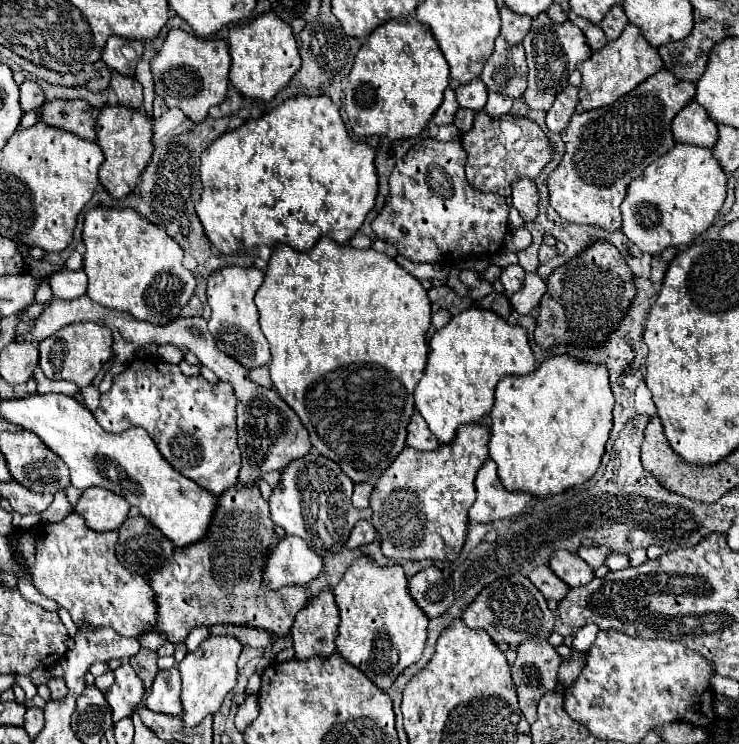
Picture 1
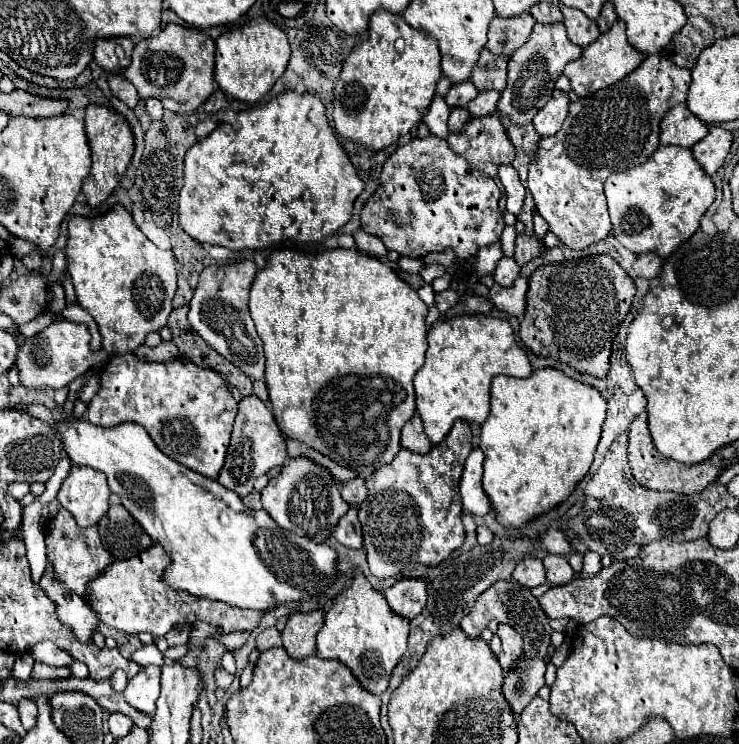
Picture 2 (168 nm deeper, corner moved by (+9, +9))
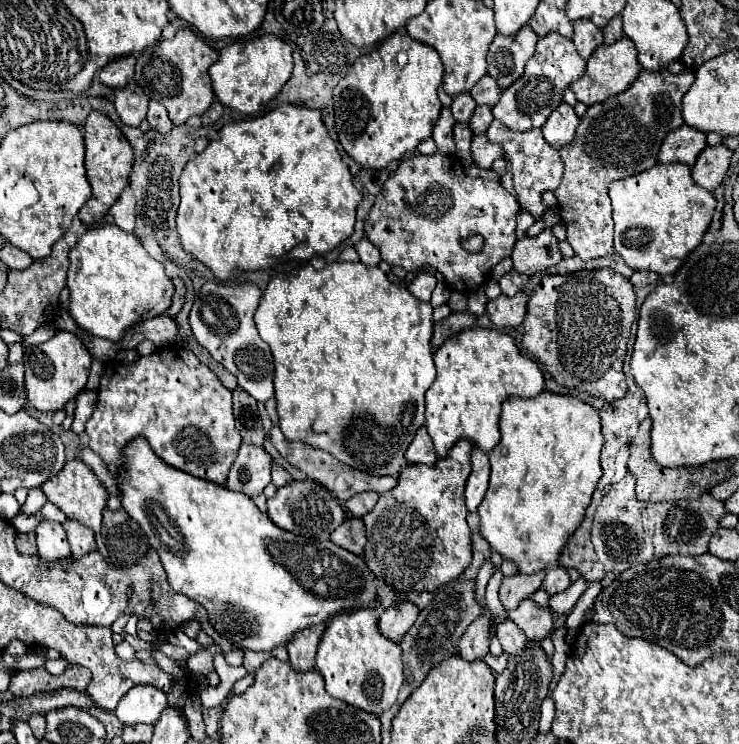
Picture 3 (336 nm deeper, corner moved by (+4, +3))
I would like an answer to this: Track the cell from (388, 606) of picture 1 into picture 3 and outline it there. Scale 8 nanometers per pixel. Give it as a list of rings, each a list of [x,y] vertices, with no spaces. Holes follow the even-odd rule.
[[[374,609],[342,613],[328,623],[318,647],[316,671],[322,673],[326,691],[332,697],[374,715],[384,713],[396,703],[404,681],[400,645],[380,635]]]

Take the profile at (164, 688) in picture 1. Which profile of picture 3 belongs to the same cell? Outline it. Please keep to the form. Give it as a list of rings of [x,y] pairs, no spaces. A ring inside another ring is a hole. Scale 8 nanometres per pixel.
[[[150,685],[132,687],[118,703],[114,715],[122,725],[156,723],[160,713],[168,707],[166,695]]]

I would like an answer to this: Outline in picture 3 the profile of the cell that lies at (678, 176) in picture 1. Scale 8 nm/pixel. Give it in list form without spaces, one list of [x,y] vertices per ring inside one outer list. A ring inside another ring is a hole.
[[[682,163],[654,165],[648,171],[610,185],[614,207],[614,249],[634,271],[672,275],[700,243],[712,221],[716,199],[692,183],[690,167]]]

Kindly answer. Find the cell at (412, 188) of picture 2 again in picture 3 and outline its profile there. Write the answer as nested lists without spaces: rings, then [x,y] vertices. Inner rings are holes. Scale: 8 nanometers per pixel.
[[[414,153],[398,165],[396,173],[388,177],[382,191],[378,193],[376,203],[372,205],[366,219],[366,237],[380,249],[382,259],[390,267],[398,265],[404,271],[418,271],[424,265],[430,265],[444,275],[446,283],[454,291],[468,295],[484,285],[484,281],[490,277],[490,269],[496,263],[500,263],[504,257],[510,257],[516,243],[514,229],[516,229],[518,213],[520,213],[520,205],[516,197],[510,195],[500,185],[500,181],[468,177],[464,173],[462,163],[450,155]],[[472,235],[484,237],[484,247],[482,251],[478,251],[478,255],[468,255],[468,251],[462,247],[462,241]]]

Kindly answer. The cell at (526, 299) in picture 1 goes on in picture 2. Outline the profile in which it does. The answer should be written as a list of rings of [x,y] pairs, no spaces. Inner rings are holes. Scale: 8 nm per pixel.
[[[517,277],[517,281],[511,287],[501,287],[501,285],[493,285],[489,289],[489,299],[493,301],[493,305],[509,315],[517,315],[521,317],[525,313],[525,295],[527,295],[527,287],[529,281],[527,277]]]

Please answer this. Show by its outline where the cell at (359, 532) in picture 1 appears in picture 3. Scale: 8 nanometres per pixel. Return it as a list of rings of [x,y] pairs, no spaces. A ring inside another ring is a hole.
[[[346,519],[332,535],[330,535],[332,543],[336,543],[338,547],[344,547],[346,551],[352,551],[354,555],[362,555],[364,553],[364,523],[360,519]]]

